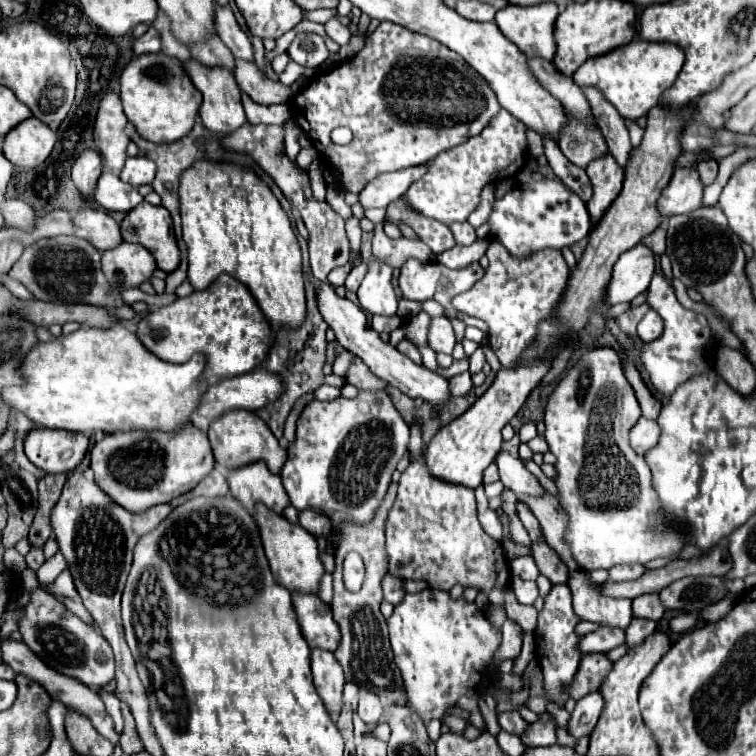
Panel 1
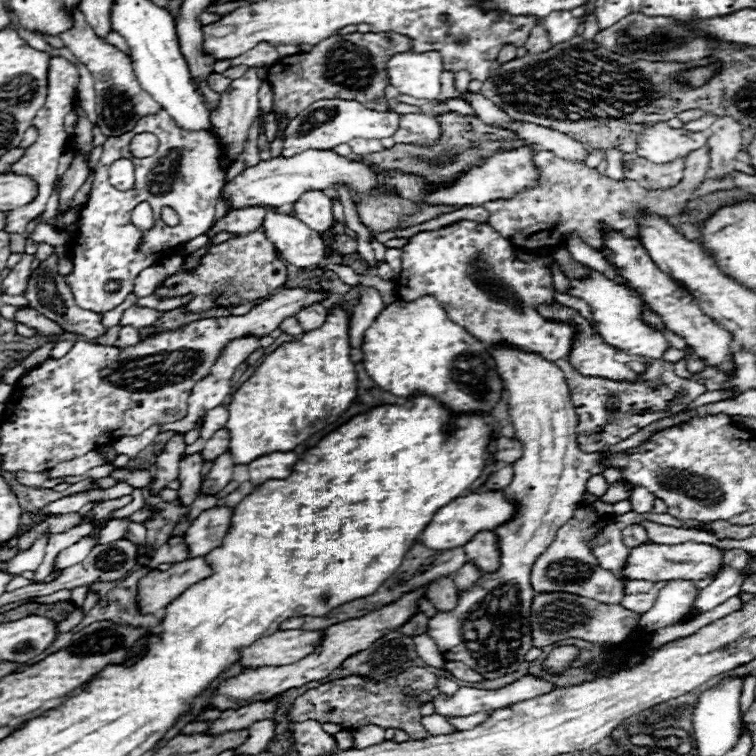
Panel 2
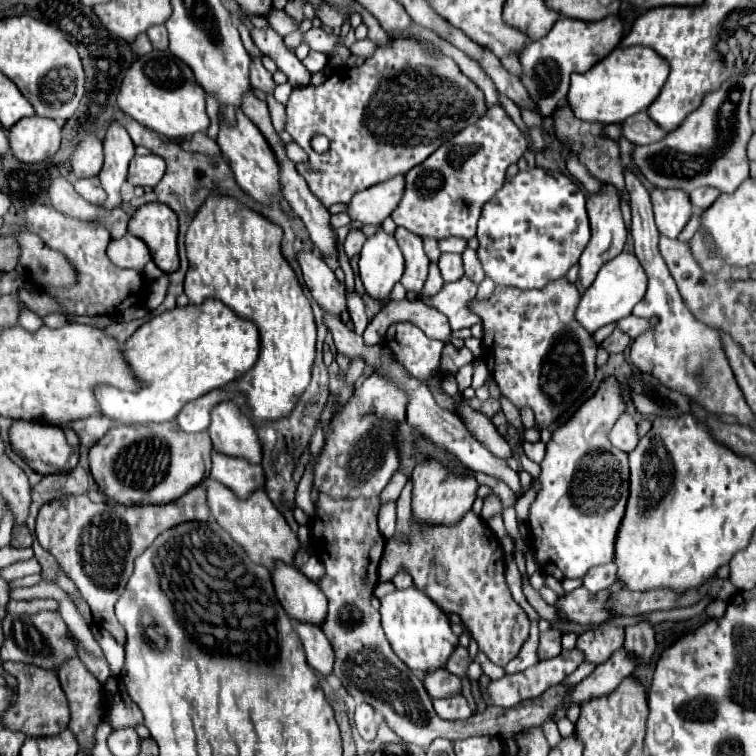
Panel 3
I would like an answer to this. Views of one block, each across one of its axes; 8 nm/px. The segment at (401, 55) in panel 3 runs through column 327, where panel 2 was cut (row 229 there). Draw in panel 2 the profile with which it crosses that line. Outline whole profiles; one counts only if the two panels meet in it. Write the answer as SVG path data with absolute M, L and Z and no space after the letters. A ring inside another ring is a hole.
M164 110L156 112L154 116L144 116L130 132L108 138L104 142L104 152L96 166L96 176L88 194L88 202L80 210L82 224L72 242L74 270L66 276L66 282L80 308L92 312L106 312L116 308L134 290L134 278L140 274L140 270L156 264L160 256L174 252L180 244L190 242L210 228L210 224L214 222L218 192L226 180L226 170L220 164L222 156L224 150L214 130L186 132L178 128L174 124L174 118ZM138 132L150 132L158 138L160 146L156 154L148 158L134 158L130 154L128 144ZM120 158L128 158L132 164L136 164L136 182L126 192L112 188L108 182L108 168ZM140 202L148 202L152 206L156 220L154 228L146 234L140 234L130 222L130 212ZM164 206L170 206L178 212L178 226L170 228L162 222L160 210ZM110 280L120 282L120 290L114 294L108 294L104 290L106 282Z

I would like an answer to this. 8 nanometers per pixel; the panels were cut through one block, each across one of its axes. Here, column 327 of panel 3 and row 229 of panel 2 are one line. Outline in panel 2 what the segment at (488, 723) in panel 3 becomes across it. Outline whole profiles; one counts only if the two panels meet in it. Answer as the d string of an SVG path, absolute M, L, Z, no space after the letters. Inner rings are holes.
M698 148L690 152L690 156L686 156L684 160L686 170L680 184L656 196L654 190L646 190L634 180L626 178L622 182L614 182L606 176L598 176L596 170L590 170L580 162L558 158L554 152L538 152L534 156L534 166L540 170L538 184L534 188L526 188L526 192L520 192L510 200L492 200L490 204L484 204L490 214L488 224L492 224L492 228L506 236L514 246L524 250L560 246L564 244L570 230L578 232L592 248L602 250L604 240L598 232L598 222L606 222L610 228L622 232L628 238L638 238L638 228L634 222L638 206L646 208L648 212L660 214L666 220L678 216L684 210L698 184L702 184L702 180L706 178L710 164L710 148Z

